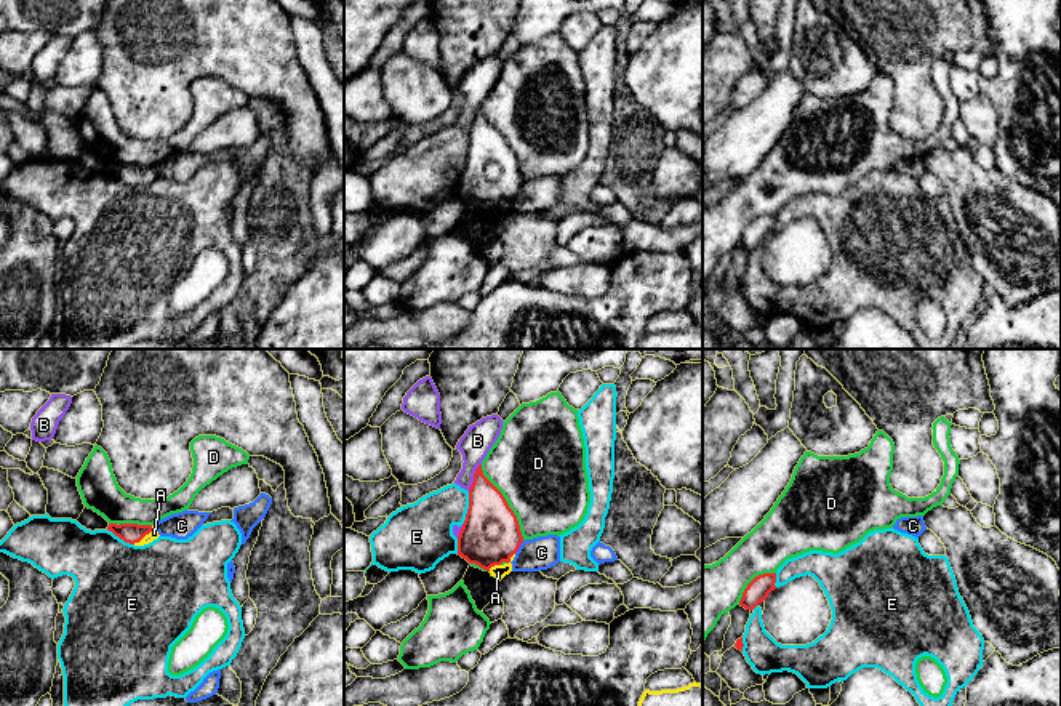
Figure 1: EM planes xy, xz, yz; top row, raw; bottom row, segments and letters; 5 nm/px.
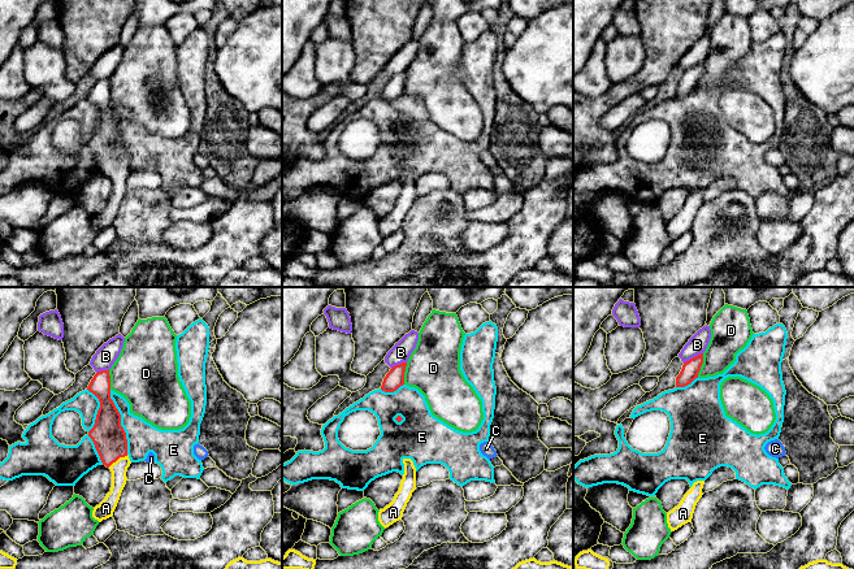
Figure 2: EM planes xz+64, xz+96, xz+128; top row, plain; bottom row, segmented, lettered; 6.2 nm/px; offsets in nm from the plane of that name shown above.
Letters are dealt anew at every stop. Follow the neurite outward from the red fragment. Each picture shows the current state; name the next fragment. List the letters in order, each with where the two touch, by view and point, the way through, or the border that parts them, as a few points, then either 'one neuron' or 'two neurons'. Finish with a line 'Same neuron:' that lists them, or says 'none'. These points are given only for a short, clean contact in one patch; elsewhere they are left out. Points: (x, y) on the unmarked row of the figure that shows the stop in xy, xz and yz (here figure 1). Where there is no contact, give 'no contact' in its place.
A: contact xy (144, 176); way xy (132, 175), (144, 176), (154, 175); one neuron
B: contact xz (474, 119); two neurons
C: contact xz (519, 188); two neurons
D: contact xz (506, 143); two neurons
E: contact xz (469, 149); two neurons
Same neuron: A

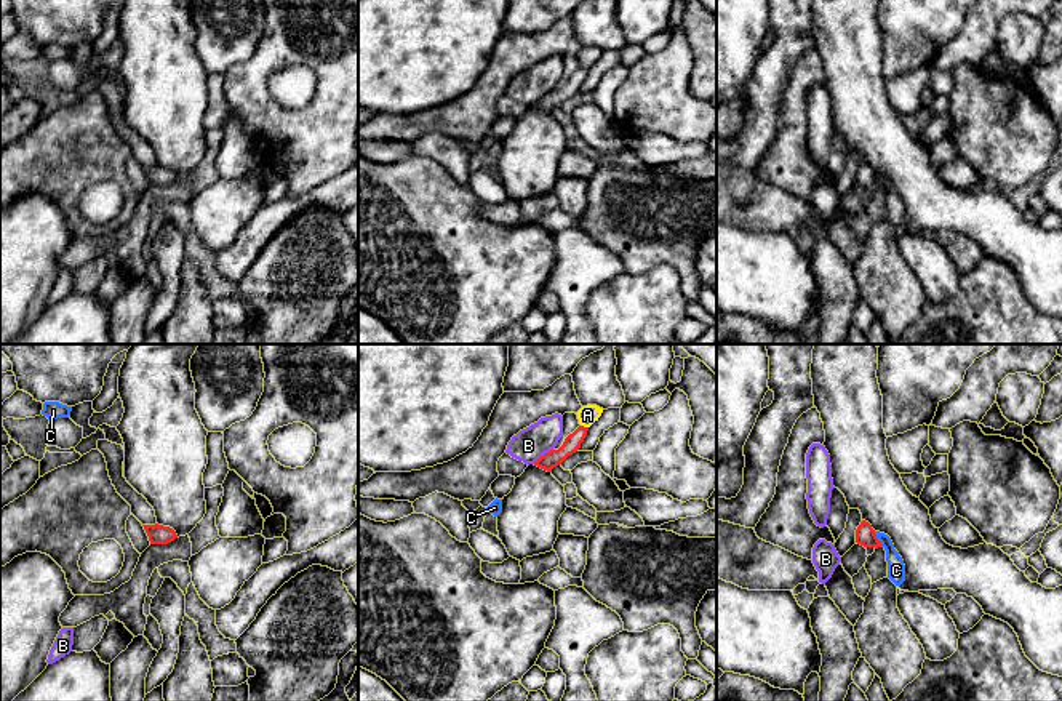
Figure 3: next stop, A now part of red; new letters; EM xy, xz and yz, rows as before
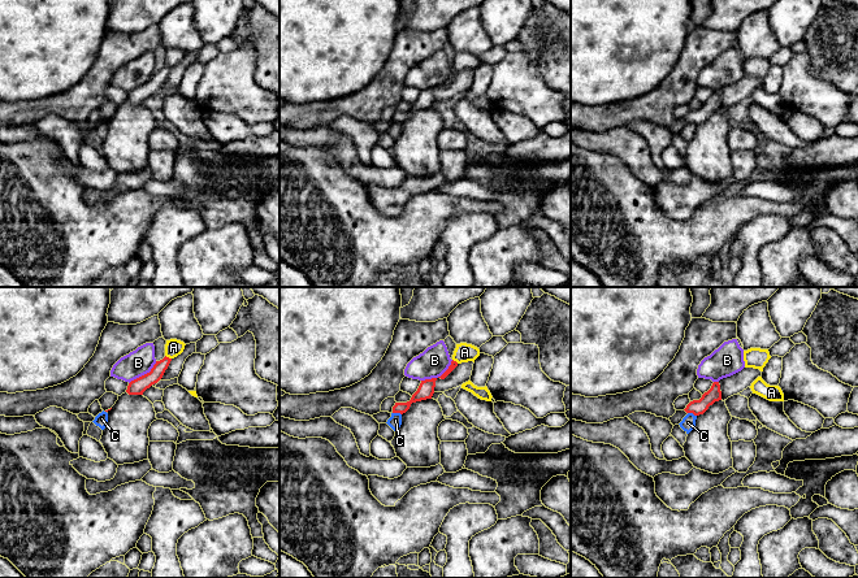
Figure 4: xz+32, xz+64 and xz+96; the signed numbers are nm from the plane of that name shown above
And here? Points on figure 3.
A: contact xz (582, 68); two neurons
B: contact xz (544, 96); two neurons
C: contact yz (877, 181); border yz (874, 173), (882, 188); two neurons
Same neuron: none

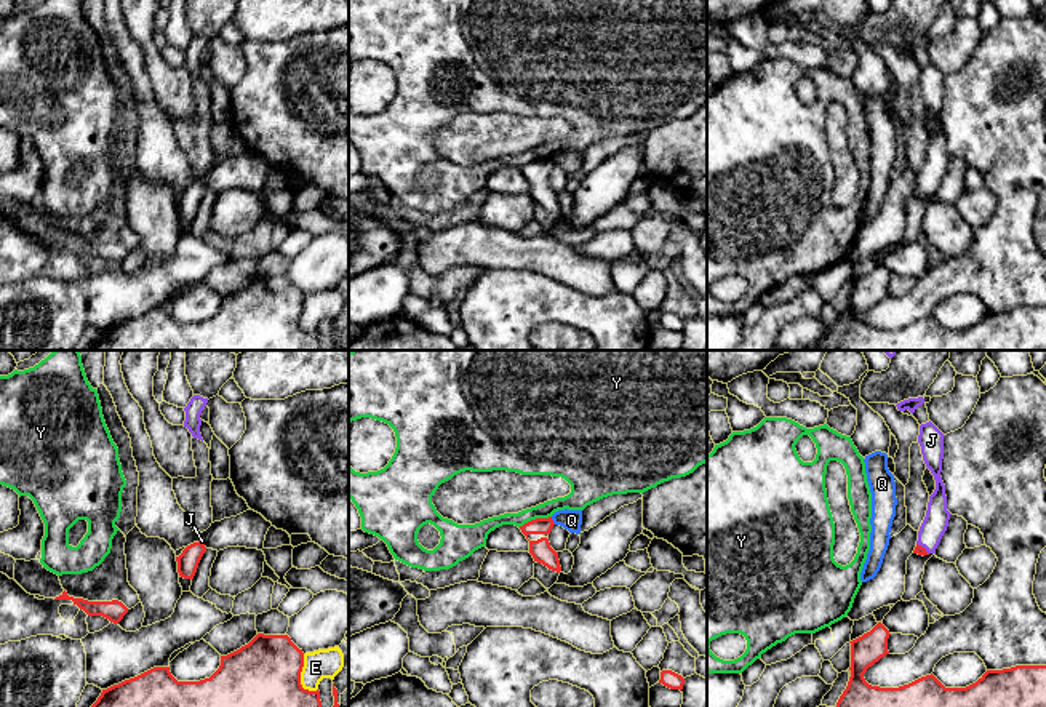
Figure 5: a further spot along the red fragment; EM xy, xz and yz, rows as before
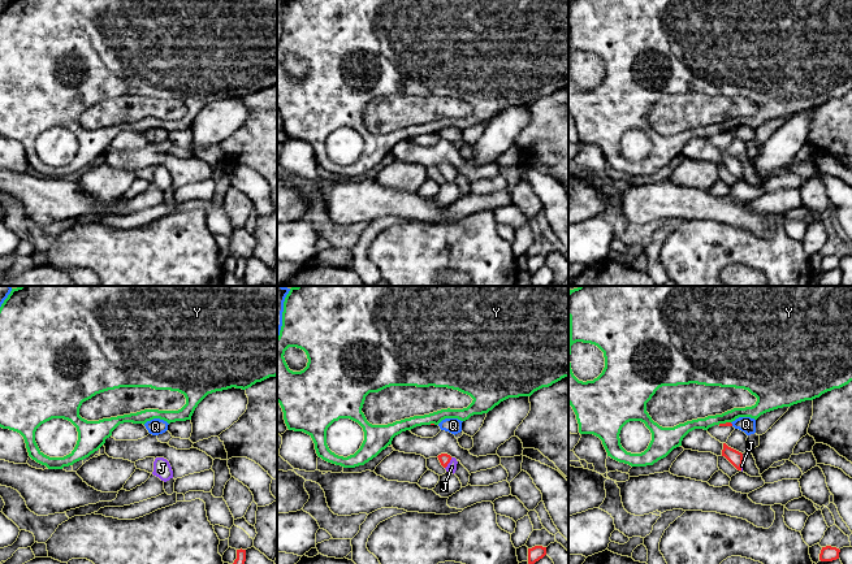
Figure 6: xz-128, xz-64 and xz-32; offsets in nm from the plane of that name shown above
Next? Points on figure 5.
E: contact xy (299, 319); two neurons
J: contact yz (923, 189); way yz (918, 191), (923, 189), (934, 167); one neuron
Q: contact xz (552, 162); two neurons
Y: contact xz (536, 160); two neurons
Same neuron: J

